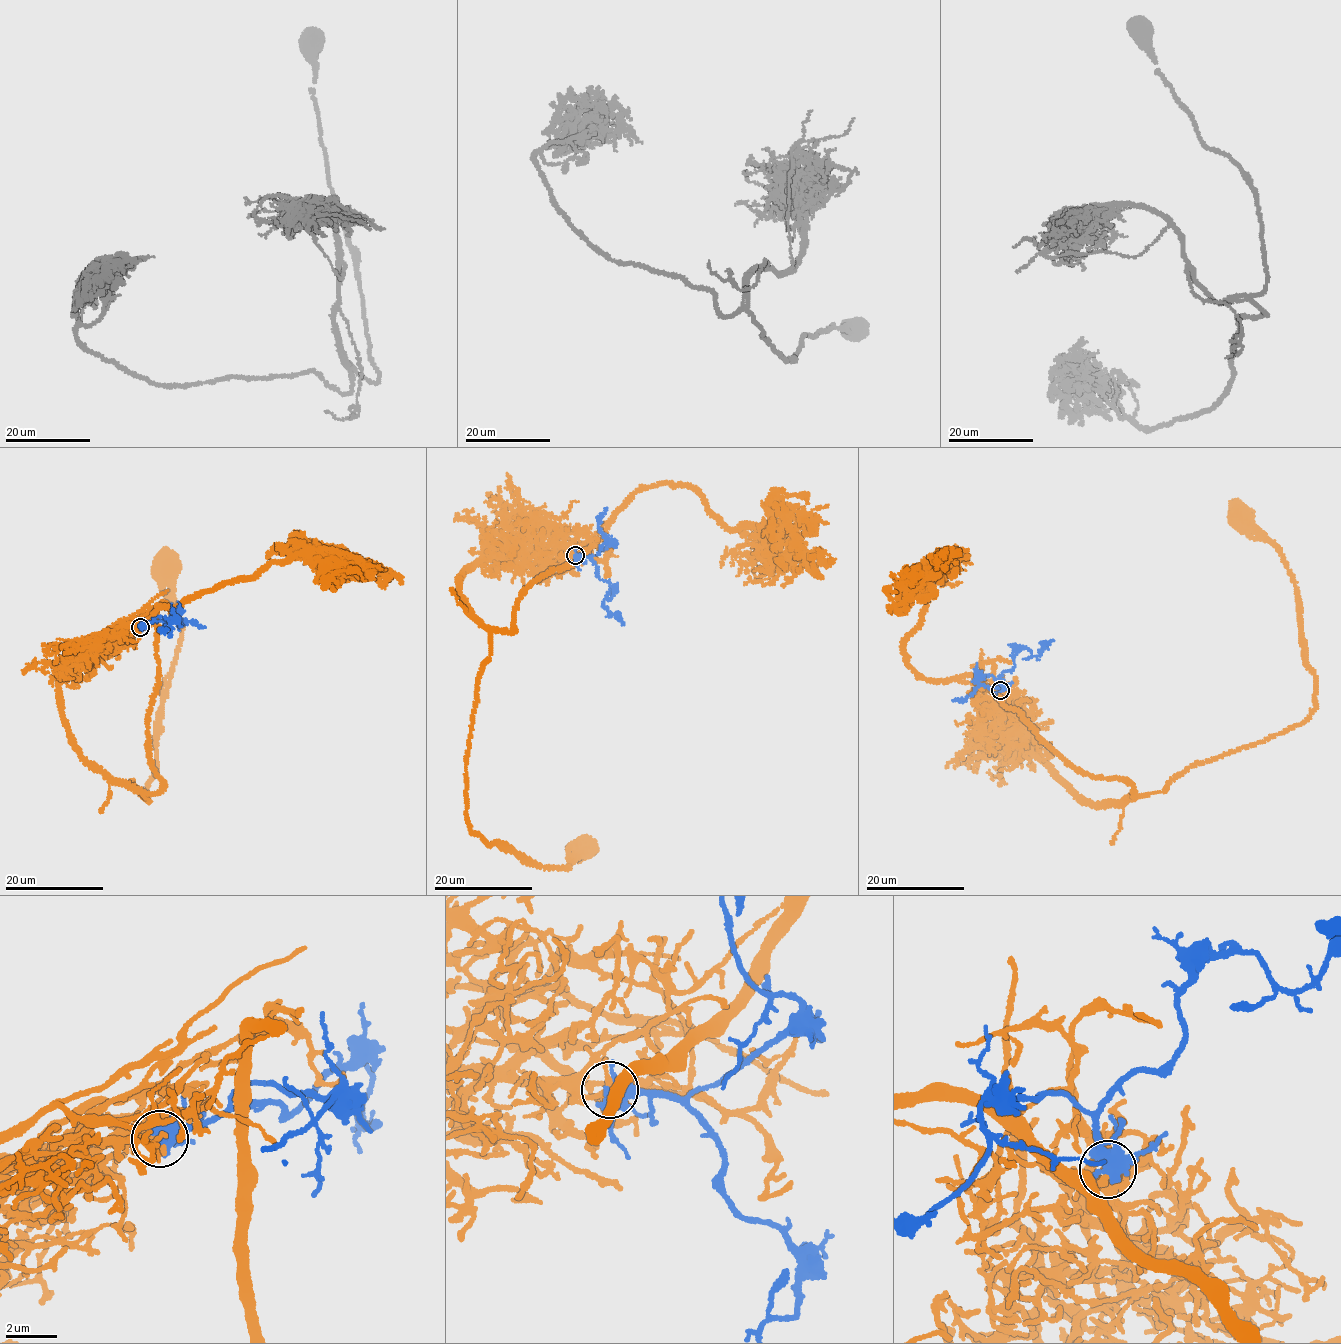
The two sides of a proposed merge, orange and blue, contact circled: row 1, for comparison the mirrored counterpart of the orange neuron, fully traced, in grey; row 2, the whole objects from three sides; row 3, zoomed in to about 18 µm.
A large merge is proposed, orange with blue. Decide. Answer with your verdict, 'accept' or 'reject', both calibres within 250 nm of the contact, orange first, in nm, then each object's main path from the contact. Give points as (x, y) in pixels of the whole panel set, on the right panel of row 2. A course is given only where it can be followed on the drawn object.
reject | 170/480 nm | orange via (1000, 690), (982, 687), (1074, 766), (1137, 795), (1300, 724), (1316, 675), (1298, 590), (1282, 551), (1238, 517) | blue via (1000, 690), (1002, 674), (1013, 667), (1019, 650), (1026, 647), (1034, 655), (1039, 654), (1043, 645), (1052, 639)

